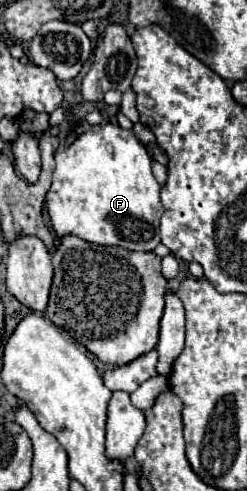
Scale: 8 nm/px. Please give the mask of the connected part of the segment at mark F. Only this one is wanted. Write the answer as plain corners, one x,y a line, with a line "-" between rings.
117,123
81,125
61,139
55,149
55,171
51,189
47,191
47,213
59,237
77,235
99,245
119,245
129,251
153,251
161,243
159,217
163,215
163,205
159,191
161,187
151,173
151,159
145,147
135,139
133,131
121,129

